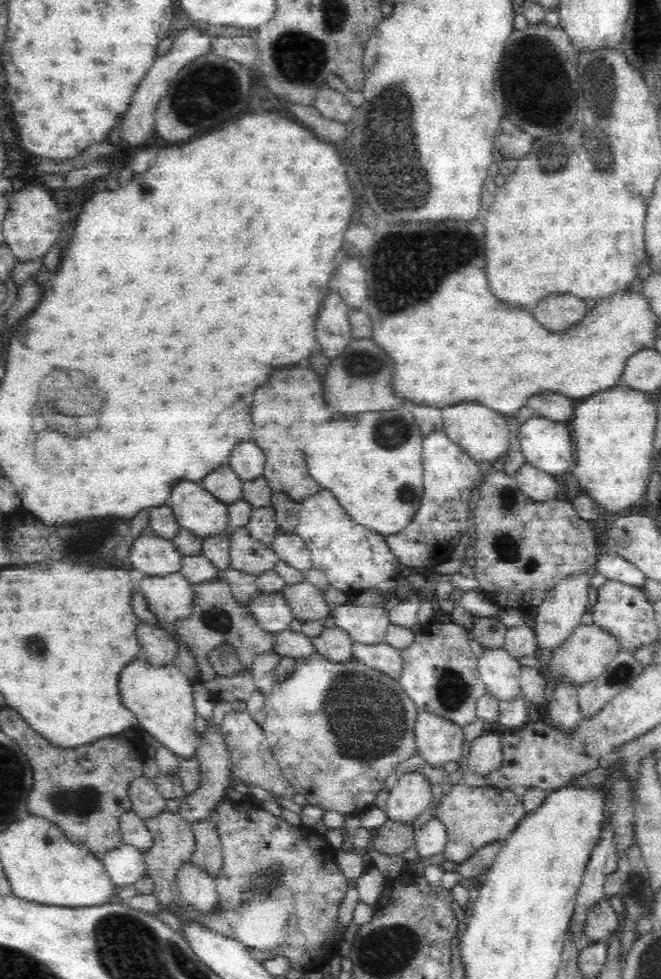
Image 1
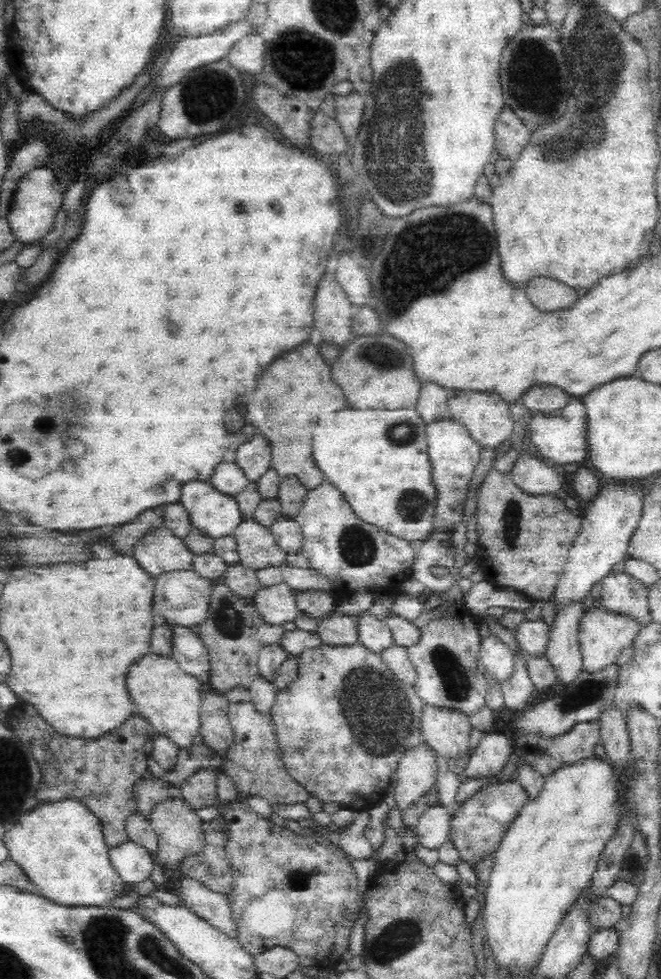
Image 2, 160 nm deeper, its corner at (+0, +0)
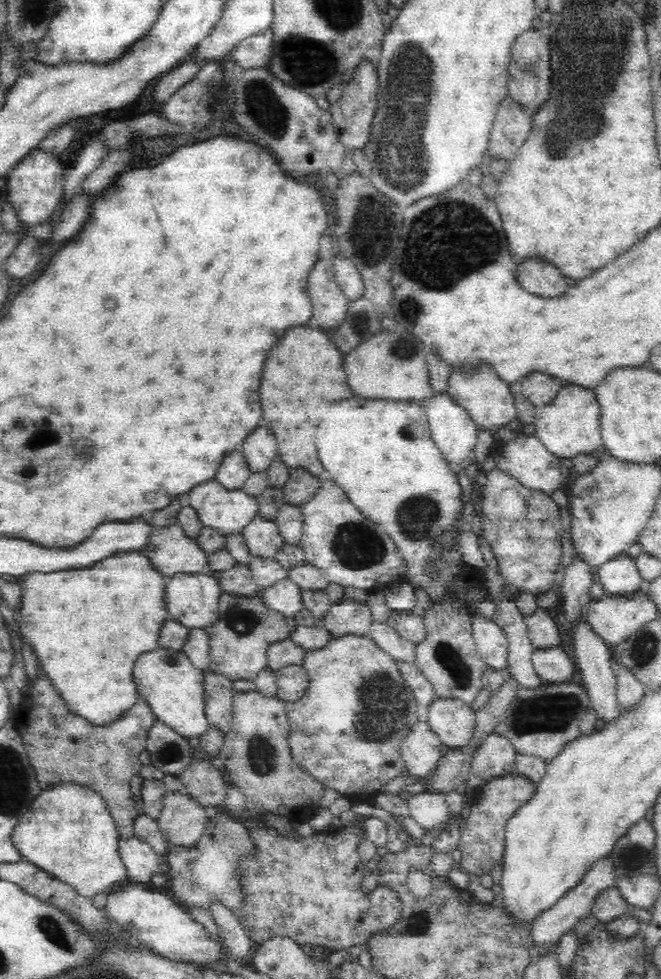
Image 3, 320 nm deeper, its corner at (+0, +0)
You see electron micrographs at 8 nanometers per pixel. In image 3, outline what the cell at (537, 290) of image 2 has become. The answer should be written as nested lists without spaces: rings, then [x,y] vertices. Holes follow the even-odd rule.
[[[536,260],[522,263],[517,279],[526,292],[544,298],[563,295],[569,289],[568,280],[554,265]]]

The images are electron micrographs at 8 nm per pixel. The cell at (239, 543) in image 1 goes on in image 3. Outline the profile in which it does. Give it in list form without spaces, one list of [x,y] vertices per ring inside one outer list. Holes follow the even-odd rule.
[[[258,514],[240,530],[240,535],[251,558],[274,559],[282,548],[283,542],[278,536],[275,522],[266,521]]]

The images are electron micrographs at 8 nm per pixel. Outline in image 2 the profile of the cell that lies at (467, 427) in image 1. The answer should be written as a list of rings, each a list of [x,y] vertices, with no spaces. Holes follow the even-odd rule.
[[[462,391],[447,399],[447,409],[449,418],[462,425],[480,448],[496,448],[502,442],[506,442],[513,432],[514,421],[510,416],[509,406],[494,393]]]

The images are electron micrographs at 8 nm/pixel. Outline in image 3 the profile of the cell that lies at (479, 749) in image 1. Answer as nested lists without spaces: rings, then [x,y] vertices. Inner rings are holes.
[[[491,733],[474,749],[466,780],[469,789],[479,789],[494,777],[512,774],[516,748],[508,737]]]

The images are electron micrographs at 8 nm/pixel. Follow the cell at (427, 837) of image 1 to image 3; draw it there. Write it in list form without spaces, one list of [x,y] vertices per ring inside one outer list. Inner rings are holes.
[[[418,793],[408,803],[409,814],[426,832],[441,830],[452,813],[445,797],[438,794]]]

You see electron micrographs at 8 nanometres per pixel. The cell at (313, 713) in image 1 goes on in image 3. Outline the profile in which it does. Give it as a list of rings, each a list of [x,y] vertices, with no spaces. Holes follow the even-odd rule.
[[[348,635],[339,639],[329,639],[322,648],[306,651],[302,656],[300,665],[305,670],[307,684],[297,698],[283,701],[284,709],[286,709],[286,723],[288,723],[286,745],[288,745],[292,761],[298,765],[300,771],[304,771],[314,781],[320,783],[324,790],[334,790],[334,792],[346,797],[346,800],[350,800],[352,804],[370,804],[382,792],[382,788],[386,788],[386,784],[405,768],[401,757],[401,746],[404,744],[404,740],[414,732],[420,716],[418,712],[419,702],[413,693],[413,688],[406,684],[406,681],[398,672],[396,665],[394,665],[394,659],[388,656],[386,652],[381,651],[367,635],[361,637]]]

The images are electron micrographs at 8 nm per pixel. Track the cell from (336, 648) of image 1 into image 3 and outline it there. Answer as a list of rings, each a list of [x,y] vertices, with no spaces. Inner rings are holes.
[[[348,602],[332,604],[323,614],[318,623],[328,631],[329,639],[339,639],[343,636],[361,637],[367,634],[373,612],[363,602]]]

